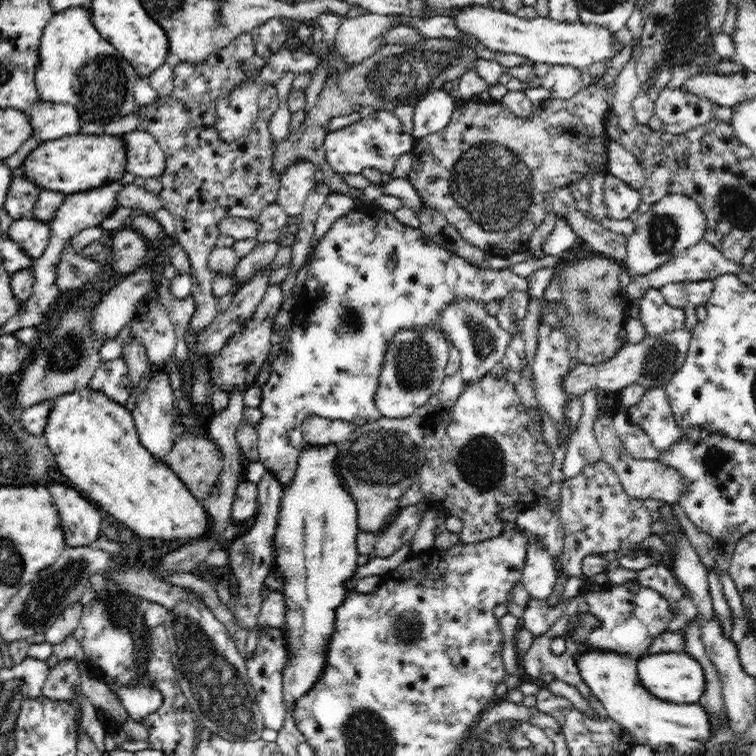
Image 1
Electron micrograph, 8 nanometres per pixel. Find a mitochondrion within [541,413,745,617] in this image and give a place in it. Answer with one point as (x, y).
(714, 459)

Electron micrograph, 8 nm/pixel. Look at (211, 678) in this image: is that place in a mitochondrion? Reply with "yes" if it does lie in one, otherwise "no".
yes

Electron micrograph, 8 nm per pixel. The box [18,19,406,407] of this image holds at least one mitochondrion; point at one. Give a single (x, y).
(101, 82)

